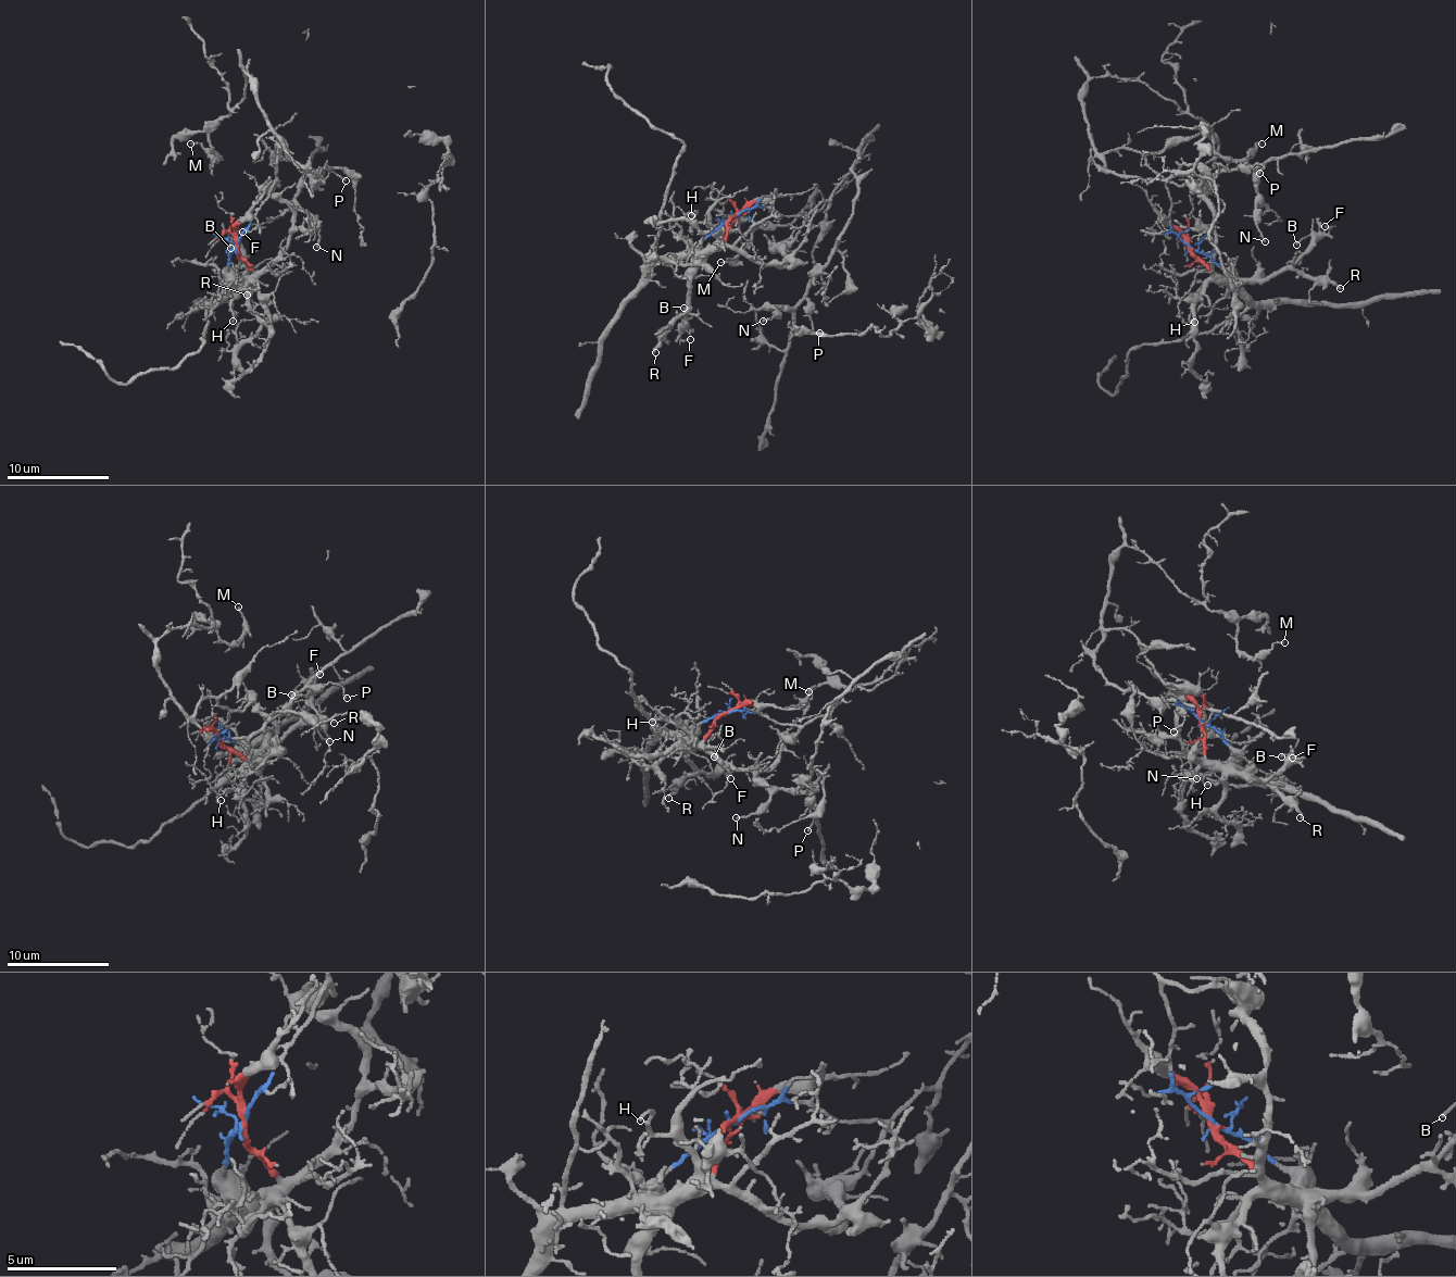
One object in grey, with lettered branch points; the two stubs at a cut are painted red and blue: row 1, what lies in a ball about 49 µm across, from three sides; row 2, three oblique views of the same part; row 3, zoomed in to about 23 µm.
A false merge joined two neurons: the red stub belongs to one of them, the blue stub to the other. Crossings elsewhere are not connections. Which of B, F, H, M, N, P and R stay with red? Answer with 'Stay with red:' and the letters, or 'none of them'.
Stay with red: B, F, H, R

